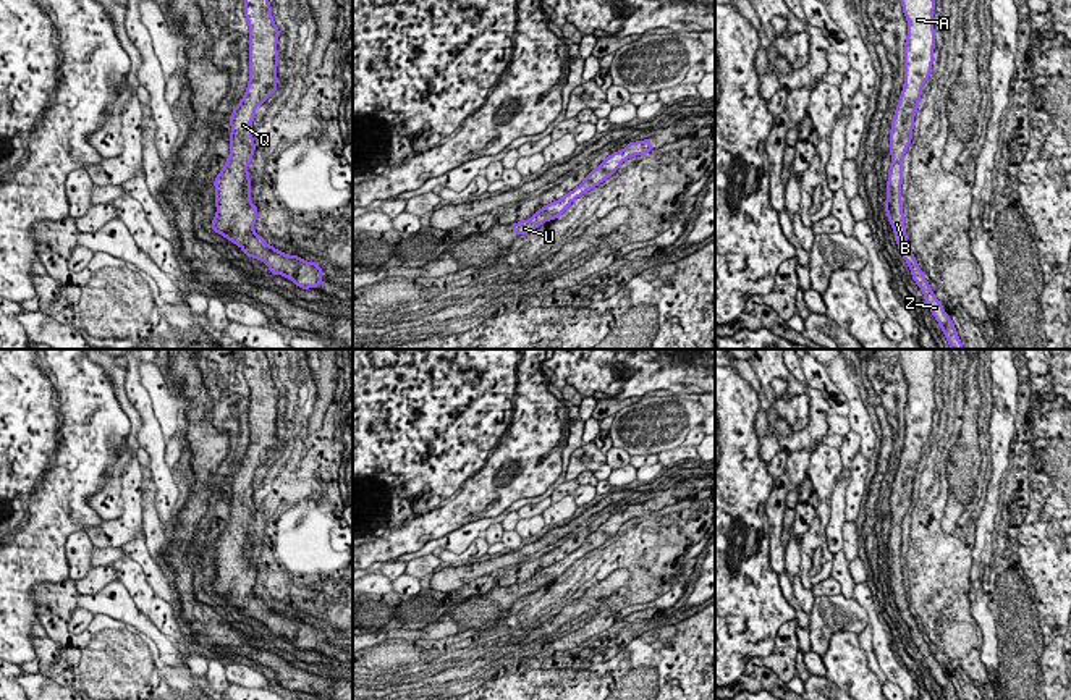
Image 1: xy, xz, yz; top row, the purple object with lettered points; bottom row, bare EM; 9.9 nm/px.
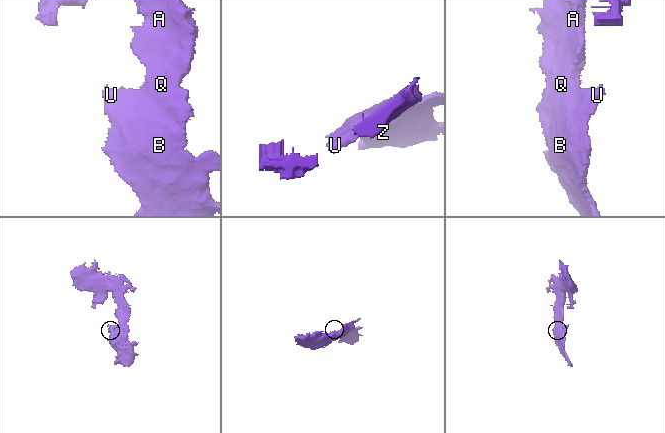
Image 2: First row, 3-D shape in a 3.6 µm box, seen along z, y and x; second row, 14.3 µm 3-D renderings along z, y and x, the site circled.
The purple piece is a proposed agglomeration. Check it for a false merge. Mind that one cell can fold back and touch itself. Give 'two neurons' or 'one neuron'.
one neuron

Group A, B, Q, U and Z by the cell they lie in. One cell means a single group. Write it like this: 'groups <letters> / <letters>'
groups A B Q U Z

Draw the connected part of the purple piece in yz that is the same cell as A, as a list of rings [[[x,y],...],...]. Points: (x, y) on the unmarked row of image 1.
[[[900,349],[903,375],[908,382],[908,399],[904,406],[904,448],[900,464],[891,482],[890,493],[890,516],[891,527],[888,532],[887,564],[885,574],[895,593],[895,603],[900,609],[903,621],[908,624],[912,642],[924,655],[930,674],[940,685],[946,700],[959,700],[953,682],[943,673],[942,664],[935,660],[919,630],[917,622],[908,606],[904,577],[901,566],[901,545],[903,545],[903,519],[912,501],[914,477],[919,470],[922,448],[932,435],[932,415],[935,411],[933,393],[933,349]]]

